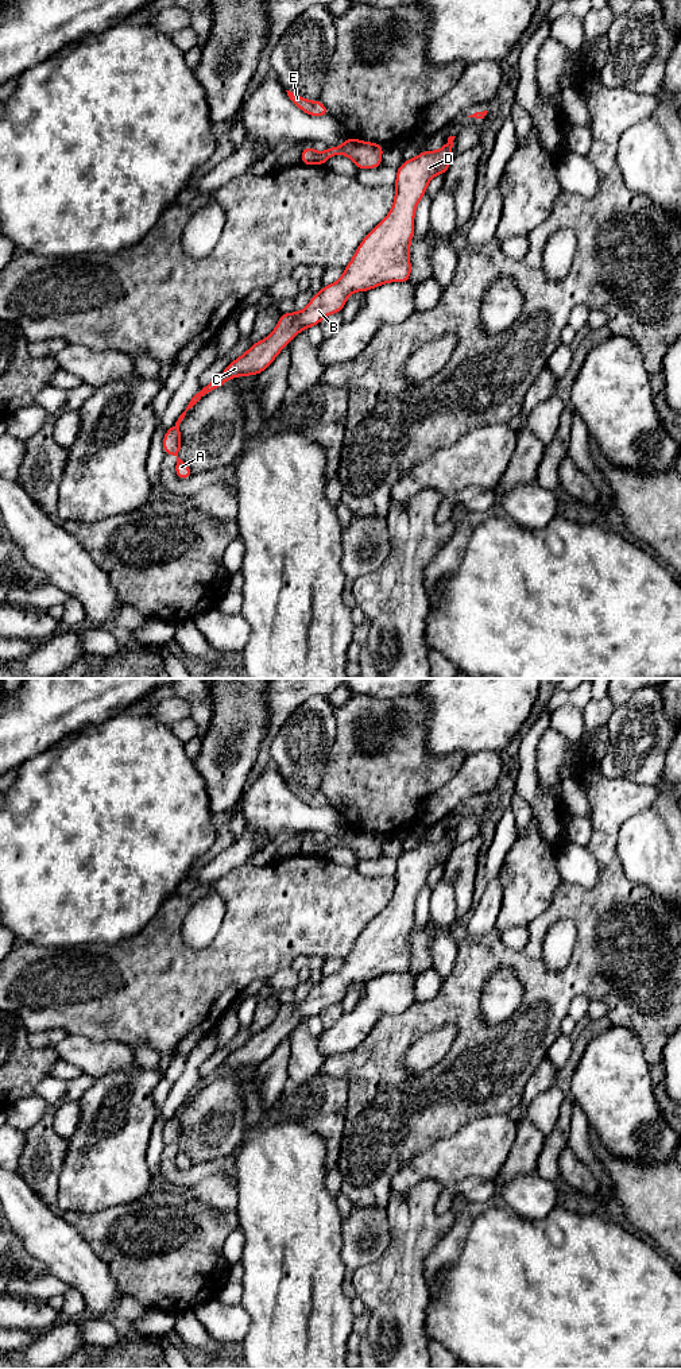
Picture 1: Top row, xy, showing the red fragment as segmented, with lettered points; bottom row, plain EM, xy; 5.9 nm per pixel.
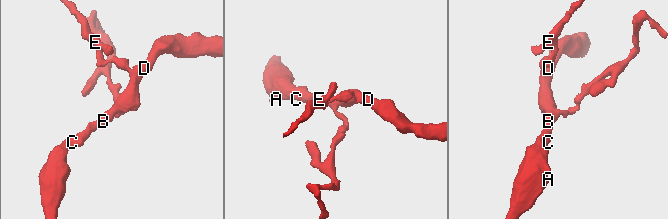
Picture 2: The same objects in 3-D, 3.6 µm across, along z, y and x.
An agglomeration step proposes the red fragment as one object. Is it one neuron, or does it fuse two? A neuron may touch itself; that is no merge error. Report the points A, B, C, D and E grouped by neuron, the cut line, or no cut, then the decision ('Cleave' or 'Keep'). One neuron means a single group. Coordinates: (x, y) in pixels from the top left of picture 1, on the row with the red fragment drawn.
Groups: A B C D E. No split. Keep

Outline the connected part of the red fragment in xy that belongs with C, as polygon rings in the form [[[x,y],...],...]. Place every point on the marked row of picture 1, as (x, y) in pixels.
[[[456,136],[438,151],[423,151],[415,158],[403,162],[396,171],[395,200],[384,220],[378,224],[360,243],[351,263],[341,278],[325,285],[314,294],[309,305],[299,313],[282,313],[276,328],[271,334],[233,360],[225,371],[191,398],[186,410],[179,415],[163,437],[166,455],[177,457],[175,473],[178,479],[189,479],[193,471],[178,457],[181,449],[179,424],[202,397],[221,387],[236,376],[259,375],[289,345],[298,332],[318,322],[329,314],[340,313],[348,297],[355,291],[368,291],[388,282],[410,282],[410,241],[414,236],[415,208],[429,181],[437,174],[445,174],[452,159],[452,147]]]

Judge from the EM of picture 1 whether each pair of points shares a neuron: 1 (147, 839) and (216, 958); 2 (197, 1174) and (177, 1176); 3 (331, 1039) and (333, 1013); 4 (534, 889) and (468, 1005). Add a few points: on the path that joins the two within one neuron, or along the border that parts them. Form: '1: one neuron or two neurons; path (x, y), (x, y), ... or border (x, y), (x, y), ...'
1: two neurons; border (174, 890), (154, 915)
2: one neuron; path (192, 1176), (182, 1176)
3: two neurons; border (344, 1013), (325, 1029)
4: two neurons; border (549, 905), (526, 927)

